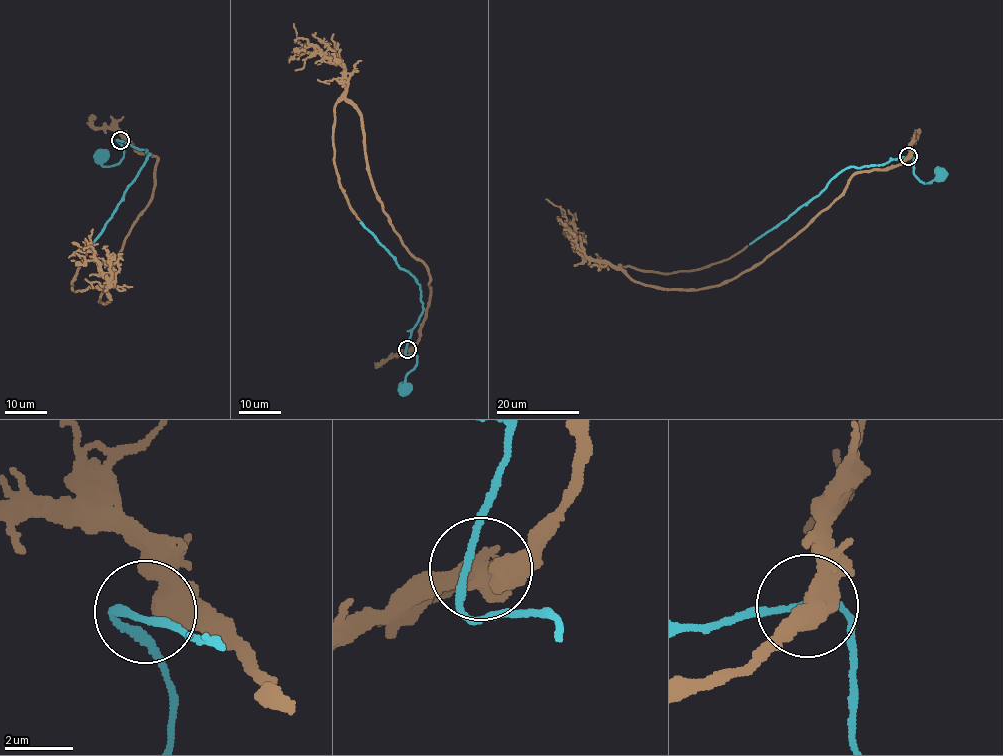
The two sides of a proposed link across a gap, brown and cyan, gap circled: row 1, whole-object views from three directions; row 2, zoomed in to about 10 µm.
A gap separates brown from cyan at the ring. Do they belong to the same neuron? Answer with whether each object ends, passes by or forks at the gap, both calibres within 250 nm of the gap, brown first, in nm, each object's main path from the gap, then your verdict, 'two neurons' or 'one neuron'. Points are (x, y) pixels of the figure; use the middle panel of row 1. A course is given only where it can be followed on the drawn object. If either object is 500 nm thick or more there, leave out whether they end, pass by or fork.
500 nm thick on the brown side, 200 nm on the other; brown runs (409, 349), (424, 322), (429, 271), (390, 223), (362, 116), (341, 99), (335, 172), (359, 220); cyan runs (406, 349), (410, 331), (422, 311), (420, 285), (410, 272), (401, 269), (361, 221); one neuron

